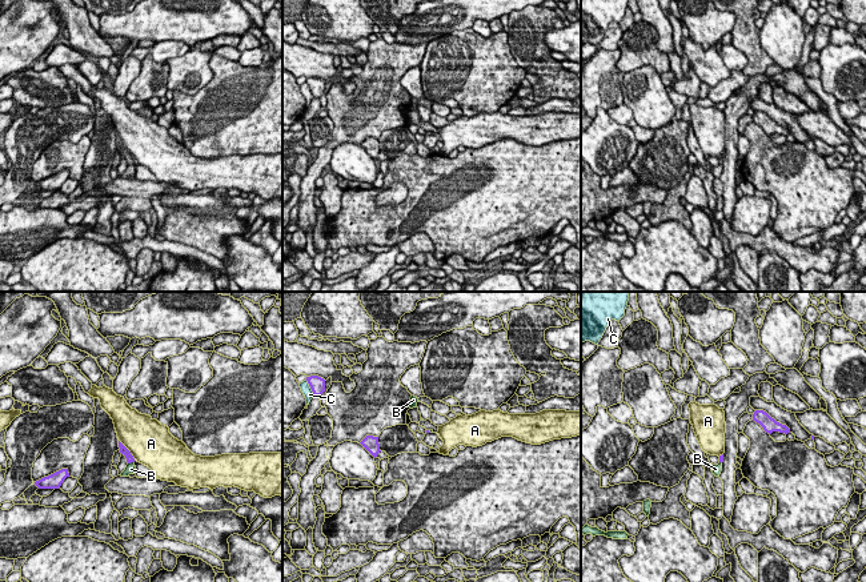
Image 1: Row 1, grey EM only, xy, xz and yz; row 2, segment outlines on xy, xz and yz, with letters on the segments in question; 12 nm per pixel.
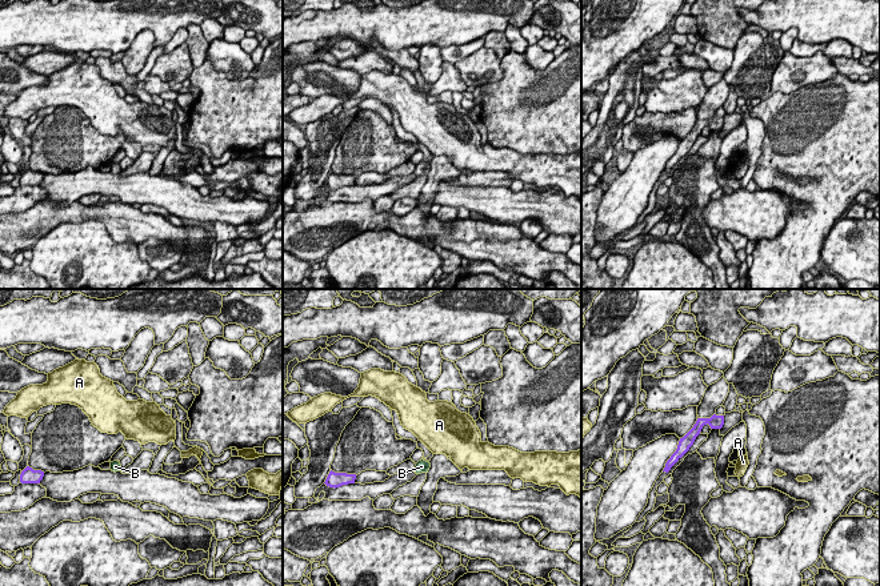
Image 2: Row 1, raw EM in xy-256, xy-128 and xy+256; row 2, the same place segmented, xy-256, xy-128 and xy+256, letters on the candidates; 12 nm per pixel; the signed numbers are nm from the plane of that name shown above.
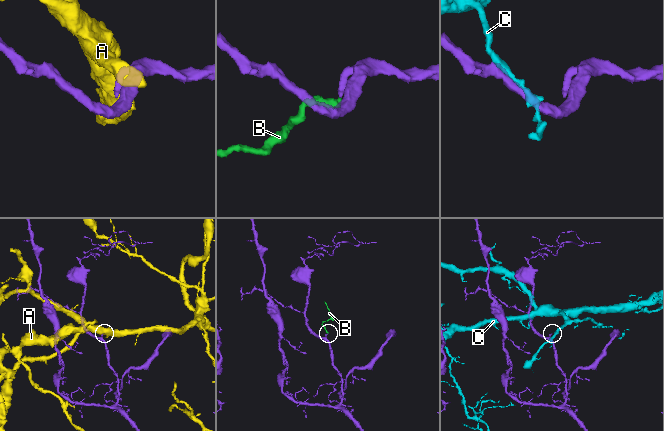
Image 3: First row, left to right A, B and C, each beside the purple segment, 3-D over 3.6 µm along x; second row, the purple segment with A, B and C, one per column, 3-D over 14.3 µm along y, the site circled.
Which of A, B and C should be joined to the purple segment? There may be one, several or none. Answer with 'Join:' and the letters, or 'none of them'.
Join: B

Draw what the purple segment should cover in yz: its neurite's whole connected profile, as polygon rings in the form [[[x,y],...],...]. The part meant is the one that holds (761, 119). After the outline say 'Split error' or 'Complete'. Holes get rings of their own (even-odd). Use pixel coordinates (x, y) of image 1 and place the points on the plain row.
[[[755,112],[753,116],[753,123],[759,125],[769,136],[771,136],[773,133],[779,133],[785,136],[790,135],[790,131],[786,127],[777,124],[763,112]]]. Complete

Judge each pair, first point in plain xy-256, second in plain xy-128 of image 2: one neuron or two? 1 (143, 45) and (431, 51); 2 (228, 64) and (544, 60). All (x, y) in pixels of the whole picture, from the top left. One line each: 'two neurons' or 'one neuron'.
1: one neuron
2: one neuron

